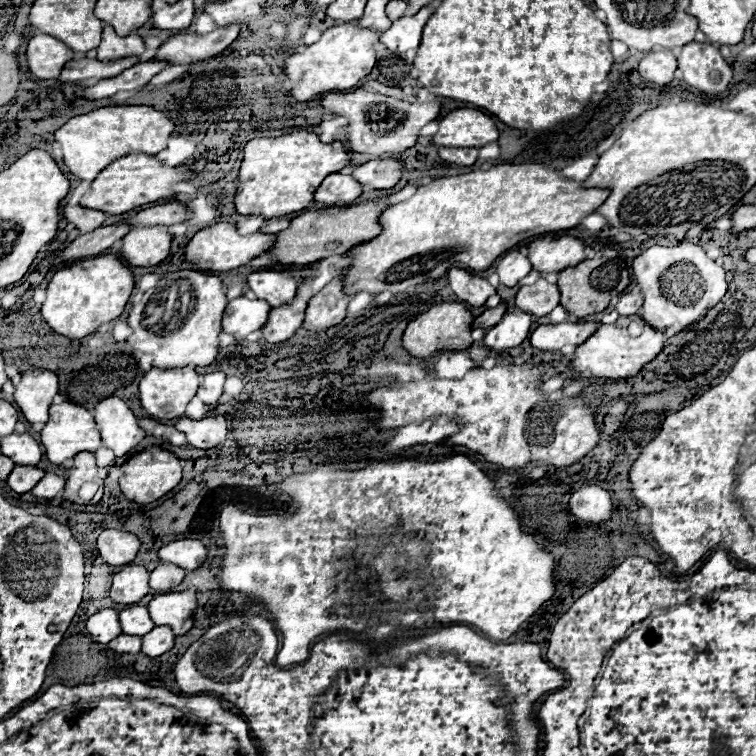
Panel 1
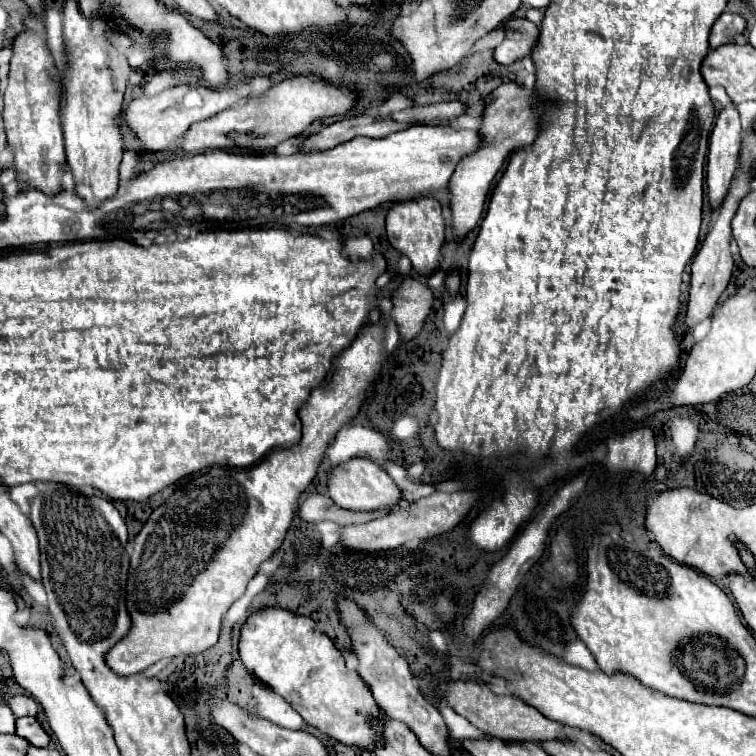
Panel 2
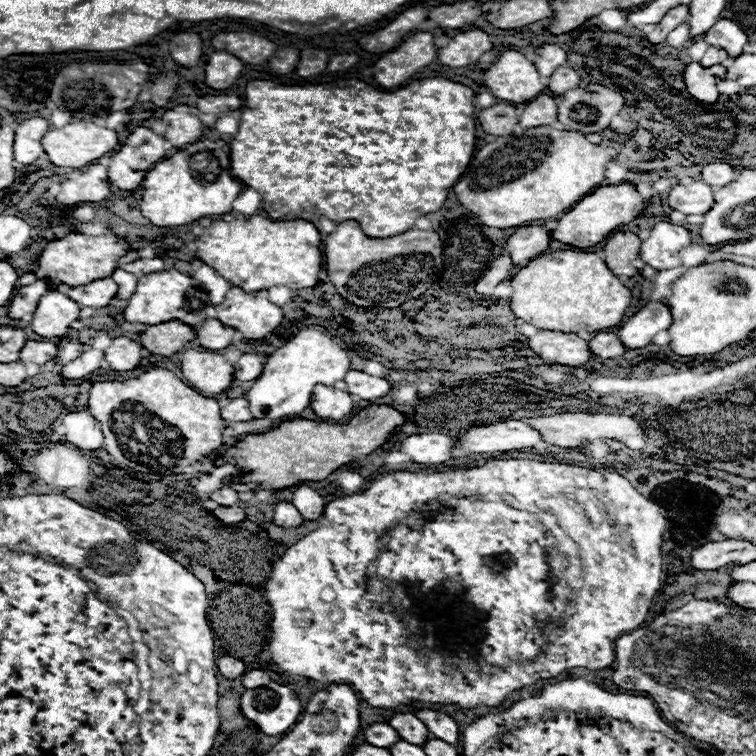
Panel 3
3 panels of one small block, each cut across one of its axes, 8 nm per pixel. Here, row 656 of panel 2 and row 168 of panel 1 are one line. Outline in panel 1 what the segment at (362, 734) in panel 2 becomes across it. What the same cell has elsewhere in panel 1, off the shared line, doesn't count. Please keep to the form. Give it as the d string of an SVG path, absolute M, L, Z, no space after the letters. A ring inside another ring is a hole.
M292 132L278 138L254 138L244 146L244 160L240 166L240 180L242 186L236 192L236 210L244 216L286 216L298 210L304 210L316 194L316 188L322 184L322 180L334 172L340 172L350 164L350 152L340 140L334 142L322 142L318 134L314 132Z

